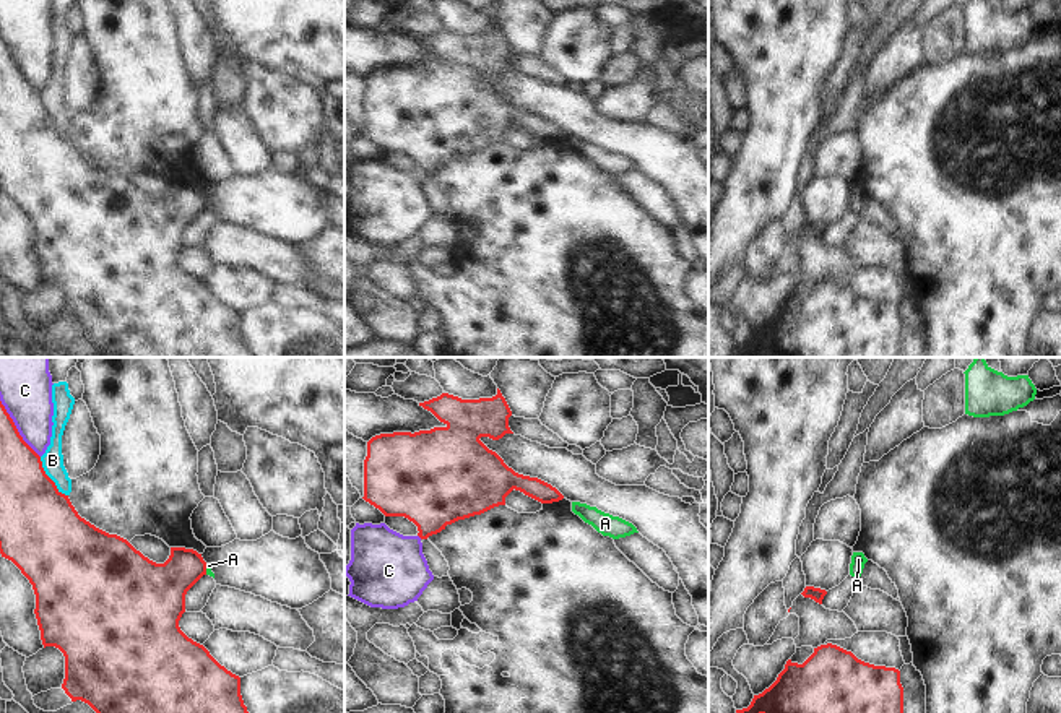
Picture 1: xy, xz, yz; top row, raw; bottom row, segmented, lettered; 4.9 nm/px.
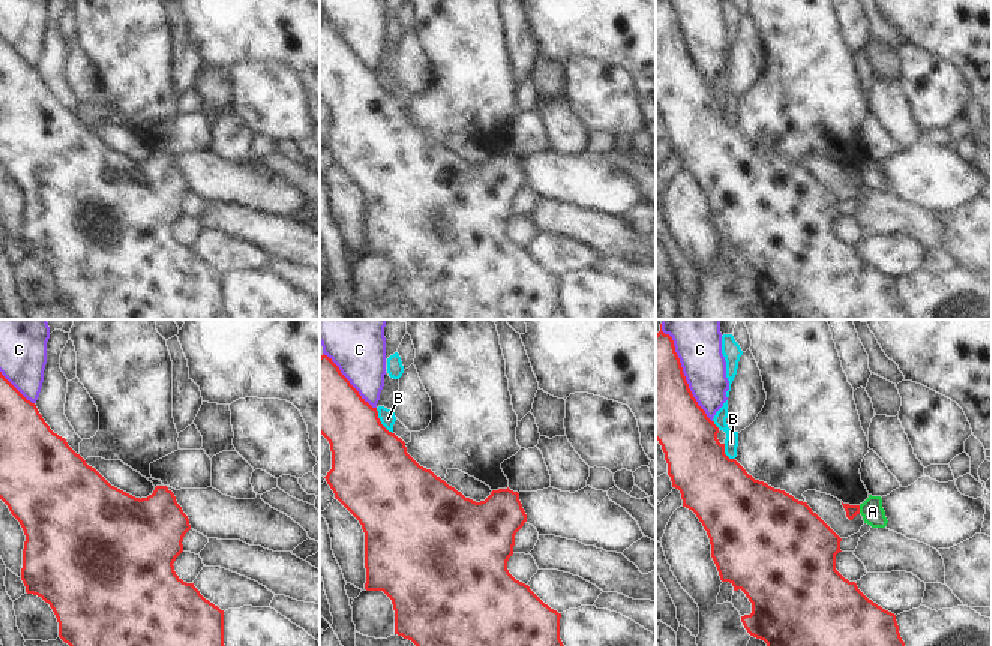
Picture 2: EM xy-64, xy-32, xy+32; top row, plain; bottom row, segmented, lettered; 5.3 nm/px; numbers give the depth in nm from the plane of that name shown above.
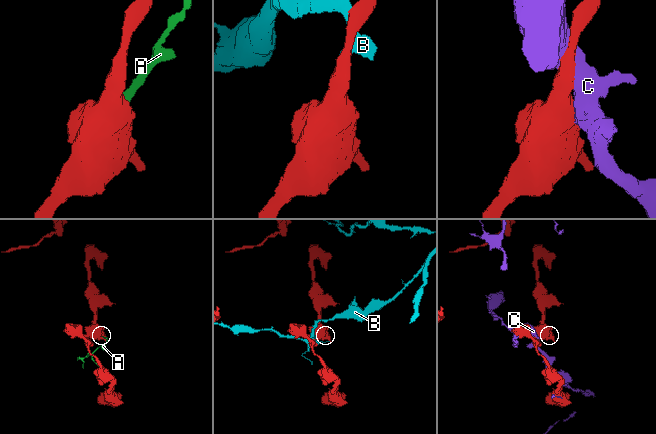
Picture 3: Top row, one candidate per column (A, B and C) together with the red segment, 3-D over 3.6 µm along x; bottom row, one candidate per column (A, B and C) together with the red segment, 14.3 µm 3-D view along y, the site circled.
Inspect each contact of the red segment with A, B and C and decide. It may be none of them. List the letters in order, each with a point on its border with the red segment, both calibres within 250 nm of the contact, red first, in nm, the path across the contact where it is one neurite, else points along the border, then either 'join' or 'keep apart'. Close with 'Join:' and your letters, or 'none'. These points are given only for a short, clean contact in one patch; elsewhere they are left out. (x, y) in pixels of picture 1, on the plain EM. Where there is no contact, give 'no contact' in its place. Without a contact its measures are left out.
A: meets red in xy at (205, 205); 260 nm thick on the red side, 30 nm on the other; border along xy (205, 200), (207, 210); keep apart
B: meets red in xy at (49, 114); 400 nm thick on the red side, 110 nm on the other; keep apart
C: meets red in xy at (17, 65); 220 nm thick on the red side, 260 nm on the other; keep apart
Join: none

